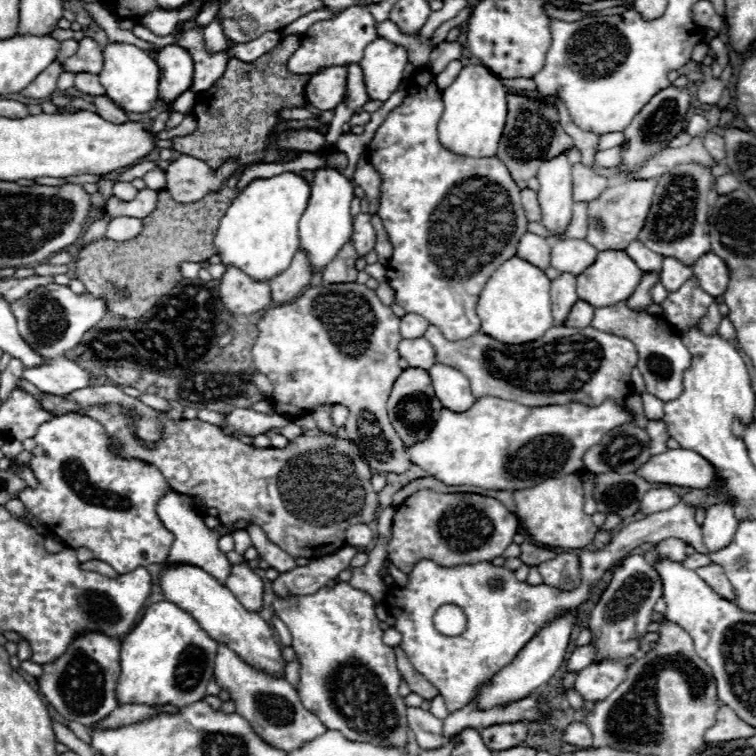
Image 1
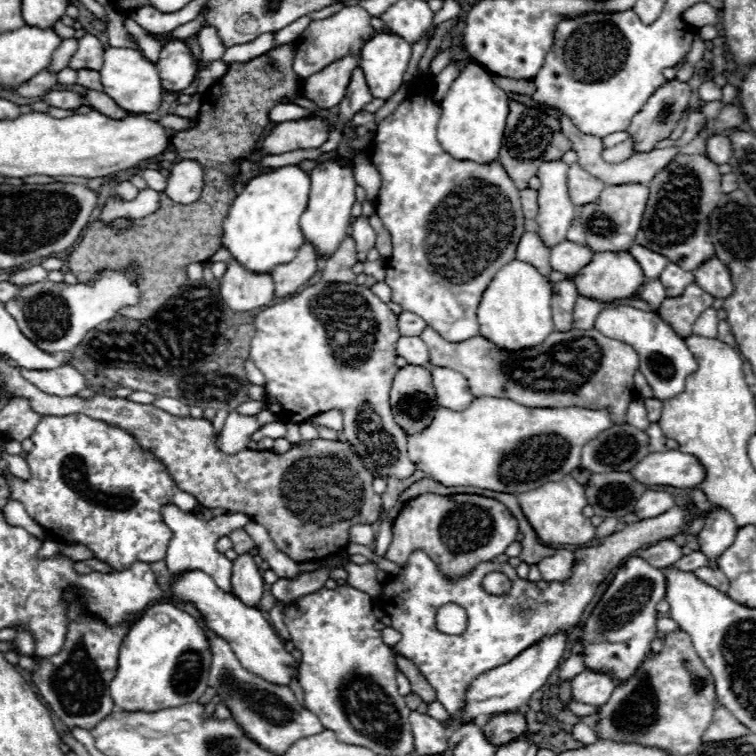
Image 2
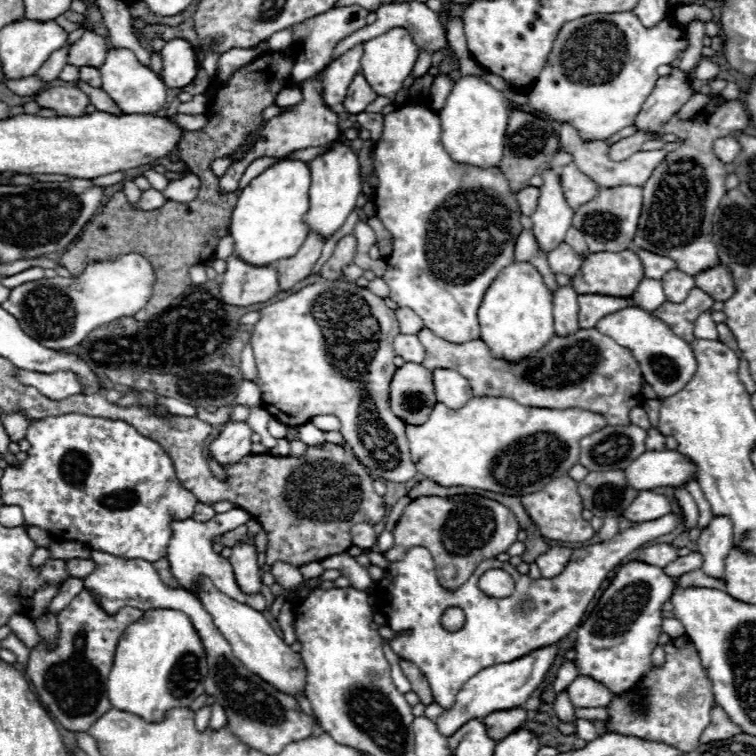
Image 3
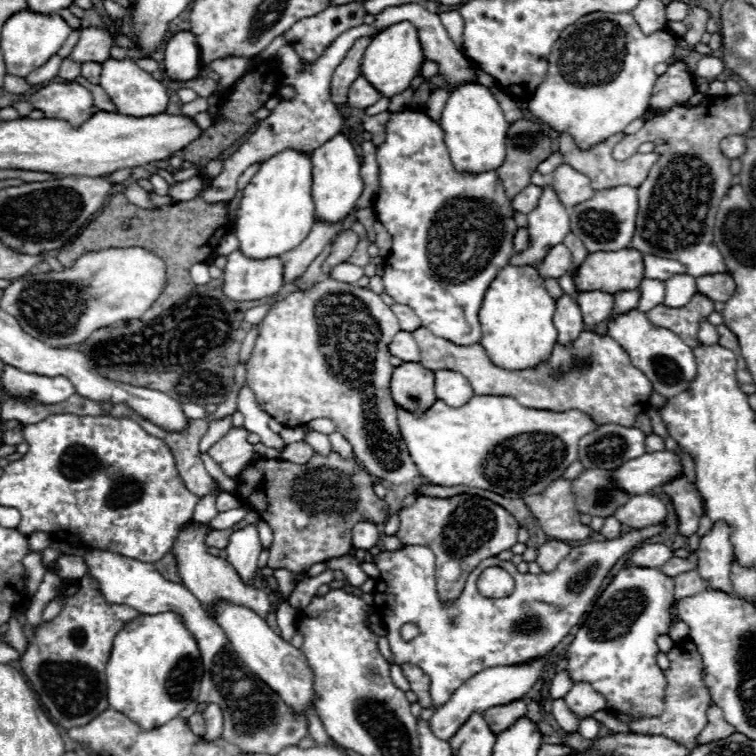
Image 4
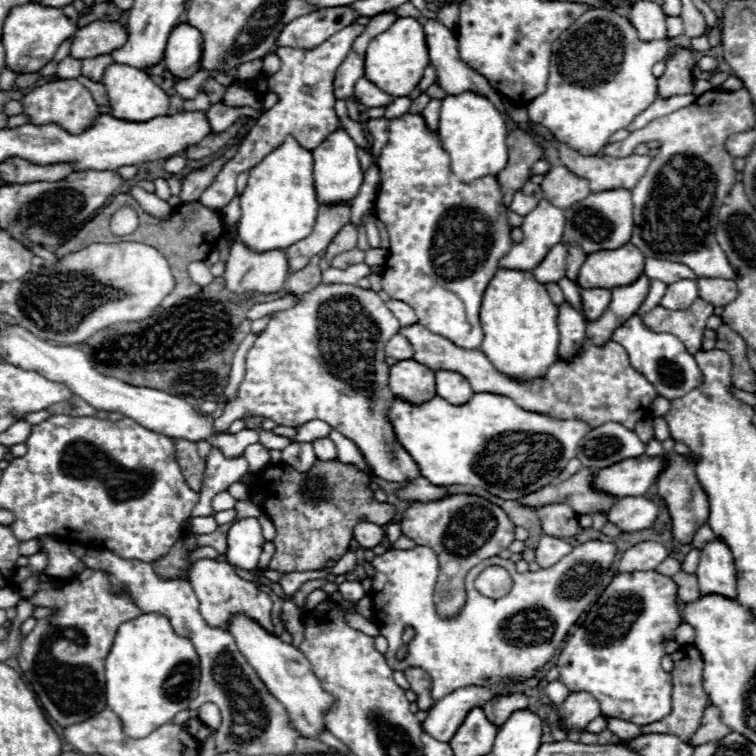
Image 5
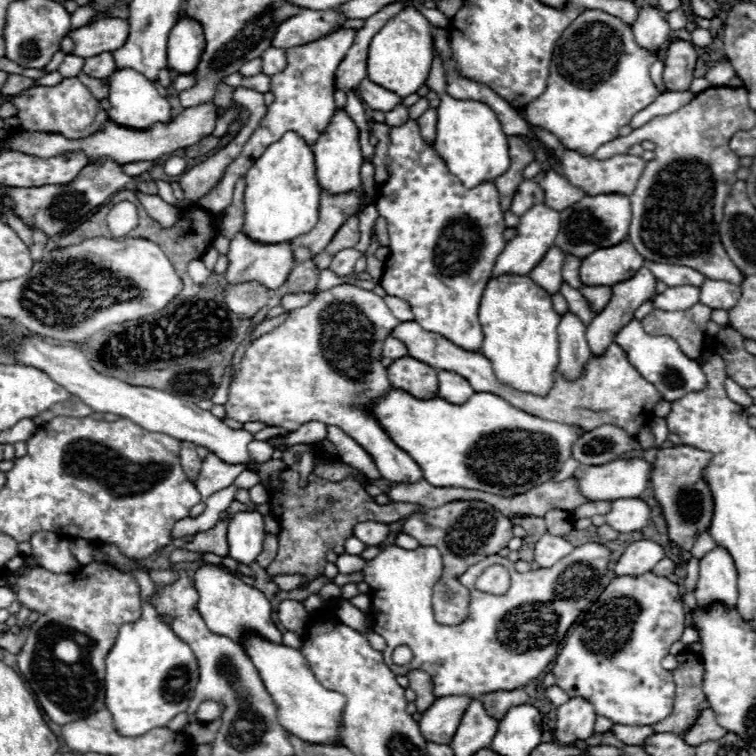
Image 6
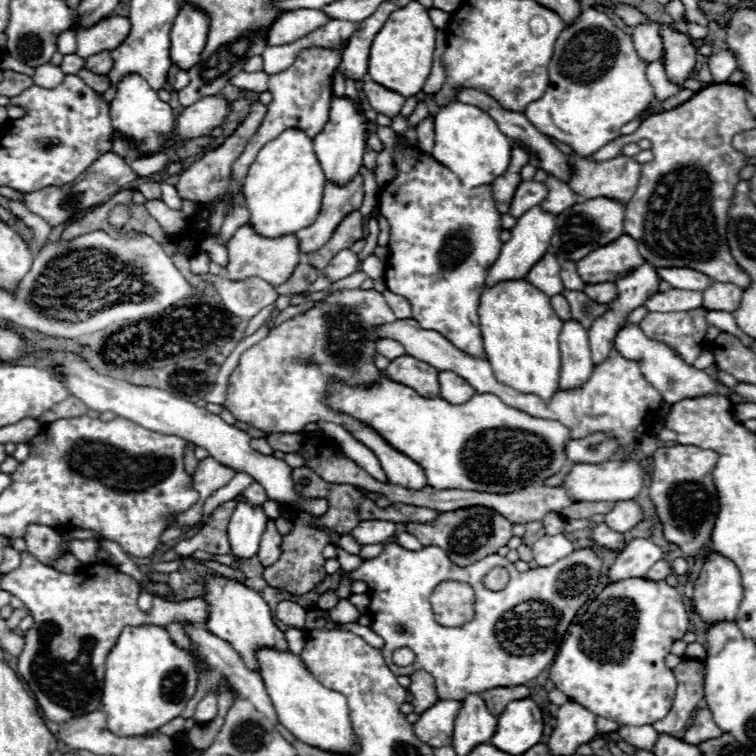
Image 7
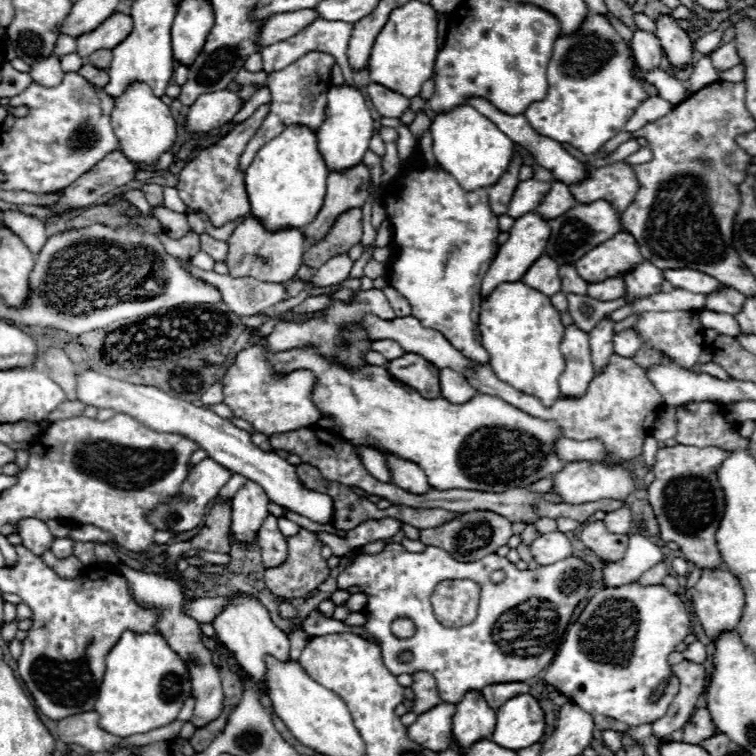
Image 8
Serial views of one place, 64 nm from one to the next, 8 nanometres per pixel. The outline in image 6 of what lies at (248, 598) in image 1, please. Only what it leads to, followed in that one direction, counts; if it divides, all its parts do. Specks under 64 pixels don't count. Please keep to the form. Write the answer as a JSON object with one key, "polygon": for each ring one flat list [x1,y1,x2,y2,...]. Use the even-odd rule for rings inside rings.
{"polygon":[[238,512,228,522,228,556,250,564,262,552,264,516,260,512]]}

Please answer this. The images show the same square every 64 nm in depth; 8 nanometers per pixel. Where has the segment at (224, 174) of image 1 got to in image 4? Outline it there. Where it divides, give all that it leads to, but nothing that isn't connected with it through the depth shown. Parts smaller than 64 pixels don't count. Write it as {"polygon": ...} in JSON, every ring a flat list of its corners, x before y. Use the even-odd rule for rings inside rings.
{"polygon":[[192,176,184,182,178,182,174,188,170,188,170,196,176,202,184,202,184,200,194,200,204,188,204,180,200,176]]}

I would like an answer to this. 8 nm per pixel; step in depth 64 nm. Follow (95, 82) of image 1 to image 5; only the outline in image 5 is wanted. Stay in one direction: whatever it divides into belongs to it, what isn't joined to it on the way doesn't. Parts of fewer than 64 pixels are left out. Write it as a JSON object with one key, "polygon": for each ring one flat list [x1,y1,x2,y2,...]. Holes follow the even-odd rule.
{"polygon":[[100,56,98,60,84,60,82,62,82,74,88,76,90,80,98,82,98,80,102,80,102,76,110,64,114,64,112,56]]}

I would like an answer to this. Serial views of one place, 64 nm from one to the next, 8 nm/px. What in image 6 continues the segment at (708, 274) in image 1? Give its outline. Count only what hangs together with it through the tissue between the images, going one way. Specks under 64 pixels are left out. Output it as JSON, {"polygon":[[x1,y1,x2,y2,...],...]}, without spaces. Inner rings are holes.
{"polygon":[[706,280,700,288,700,302,712,310,730,310,740,298,740,286,724,280]]}

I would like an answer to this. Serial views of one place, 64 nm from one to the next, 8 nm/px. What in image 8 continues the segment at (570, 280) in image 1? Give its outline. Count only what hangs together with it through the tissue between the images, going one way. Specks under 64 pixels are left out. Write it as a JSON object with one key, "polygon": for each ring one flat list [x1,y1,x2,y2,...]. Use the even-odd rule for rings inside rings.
{"polygon":[[576,326,566,328,560,350,566,360,564,374,560,376,562,396,584,396,594,378,588,334]]}

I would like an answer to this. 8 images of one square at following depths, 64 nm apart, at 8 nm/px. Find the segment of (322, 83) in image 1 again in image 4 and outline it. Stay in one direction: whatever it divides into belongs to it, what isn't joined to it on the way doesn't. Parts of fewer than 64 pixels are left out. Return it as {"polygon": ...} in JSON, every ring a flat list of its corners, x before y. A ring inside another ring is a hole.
{"polygon":[[362,36,354,42,354,46,350,48,350,52,346,54,346,58,342,60,342,64,334,70,332,74,332,100,334,104,346,104,348,100,348,90,352,86,352,82,362,76,362,56,366,46,370,44,374,36]]}

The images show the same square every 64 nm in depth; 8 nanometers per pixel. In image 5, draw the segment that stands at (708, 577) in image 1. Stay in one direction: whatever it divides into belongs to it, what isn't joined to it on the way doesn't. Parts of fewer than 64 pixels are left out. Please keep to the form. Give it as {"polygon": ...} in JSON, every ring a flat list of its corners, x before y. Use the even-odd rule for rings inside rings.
{"polygon":[[680,571,678,574,671,577,678,586,677,593,684,593,684,596,689,596,689,602,695,601,700,596,697,577,694,574,688,574]]}

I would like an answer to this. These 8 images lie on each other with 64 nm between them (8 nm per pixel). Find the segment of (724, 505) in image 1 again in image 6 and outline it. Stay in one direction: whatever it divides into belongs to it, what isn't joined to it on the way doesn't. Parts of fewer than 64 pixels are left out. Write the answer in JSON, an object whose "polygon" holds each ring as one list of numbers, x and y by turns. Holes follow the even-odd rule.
{"polygon":[[714,548,700,560,700,578,694,590,702,610,712,604,734,608,738,602,738,572,734,560,722,548]]}

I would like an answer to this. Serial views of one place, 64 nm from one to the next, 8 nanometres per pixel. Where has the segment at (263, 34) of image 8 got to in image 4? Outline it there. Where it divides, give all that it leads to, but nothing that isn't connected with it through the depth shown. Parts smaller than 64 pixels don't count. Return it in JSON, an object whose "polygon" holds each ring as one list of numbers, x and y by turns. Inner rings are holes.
{"polygon":[[358,2,344,6,330,6,316,16,308,16,298,20,284,34,286,42,304,58,316,60,318,54,344,30,362,24,366,12]]}

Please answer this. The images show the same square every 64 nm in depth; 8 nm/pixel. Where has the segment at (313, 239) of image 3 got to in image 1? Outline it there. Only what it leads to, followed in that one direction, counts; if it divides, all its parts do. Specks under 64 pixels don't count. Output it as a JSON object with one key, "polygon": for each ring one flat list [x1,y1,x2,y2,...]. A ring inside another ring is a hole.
{"polygon":[[296,252,290,268,286,268,286,272,278,274,274,280,270,280,270,288,272,288,272,302,274,304,284,304,294,300,312,280,314,272,310,268,308,256,306,252]]}

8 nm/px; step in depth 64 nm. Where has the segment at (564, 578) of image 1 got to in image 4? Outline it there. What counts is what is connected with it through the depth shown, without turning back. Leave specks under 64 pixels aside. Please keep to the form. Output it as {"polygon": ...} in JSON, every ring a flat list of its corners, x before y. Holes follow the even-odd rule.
{"polygon":[[546,540,540,548,538,548,538,556,536,556,536,564,542,568,542,572,550,572,558,566,558,562,562,558,566,558,570,554,570,546,562,540]]}

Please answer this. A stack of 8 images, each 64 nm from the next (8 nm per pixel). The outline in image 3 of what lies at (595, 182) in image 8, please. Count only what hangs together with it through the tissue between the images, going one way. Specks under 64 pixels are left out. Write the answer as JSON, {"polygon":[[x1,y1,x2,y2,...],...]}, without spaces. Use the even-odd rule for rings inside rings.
{"polygon":[[562,124,560,128,560,136,562,136,562,150,572,154,572,162,578,166,580,172,586,172,586,176,590,176,594,182,598,182,600,188,612,188,612,186,642,186,652,170,664,160,666,152,664,150,652,150,652,152,636,152,628,158,628,162,612,162,608,158,610,152,610,144,602,142,602,140,594,140,594,142,582,142,578,132,570,126,570,124]]}

